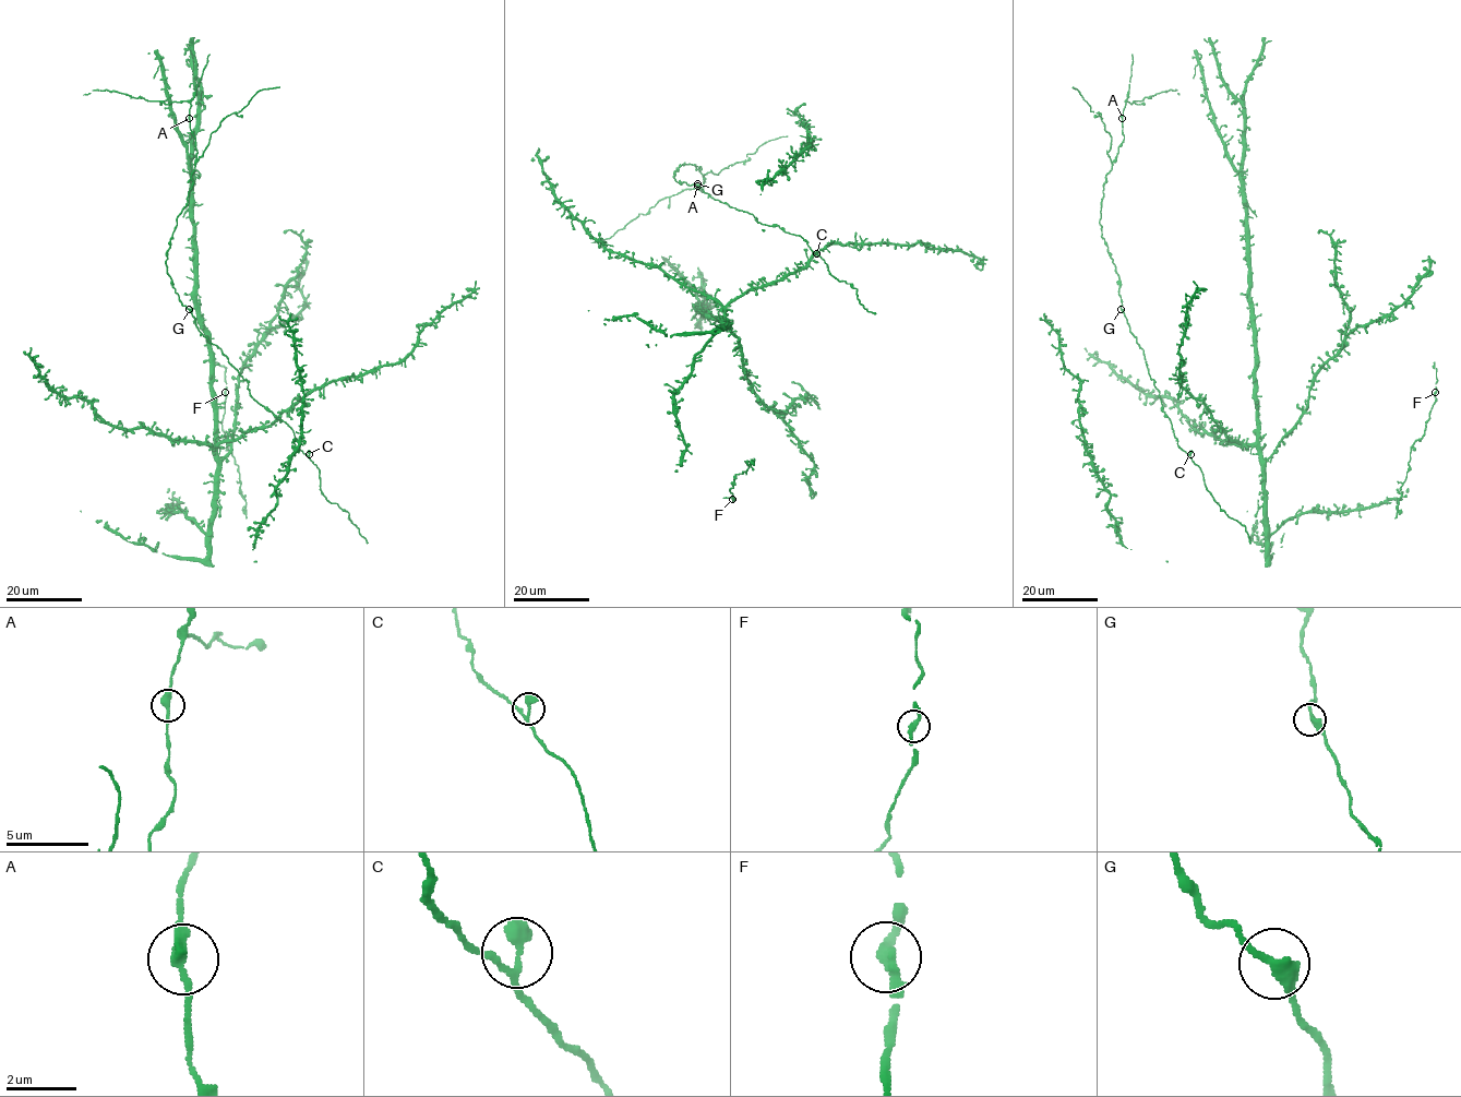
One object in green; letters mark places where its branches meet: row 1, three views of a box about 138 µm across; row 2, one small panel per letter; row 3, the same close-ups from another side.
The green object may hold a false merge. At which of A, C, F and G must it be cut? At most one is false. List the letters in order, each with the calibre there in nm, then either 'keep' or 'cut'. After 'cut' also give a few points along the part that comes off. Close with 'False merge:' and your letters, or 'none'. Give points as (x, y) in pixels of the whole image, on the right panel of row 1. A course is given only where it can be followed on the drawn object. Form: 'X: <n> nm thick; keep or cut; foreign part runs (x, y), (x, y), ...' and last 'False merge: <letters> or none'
A: 320 nm thick; keep
C: 320 nm thick; keep
F: 280 nm thick; keep
G: 320 nm thick; keep
False merge: none

